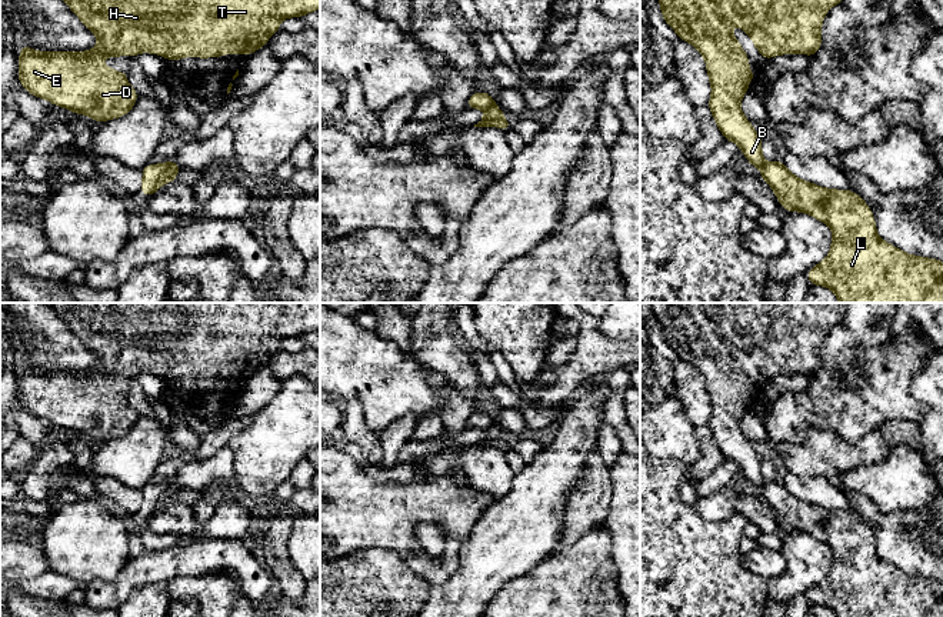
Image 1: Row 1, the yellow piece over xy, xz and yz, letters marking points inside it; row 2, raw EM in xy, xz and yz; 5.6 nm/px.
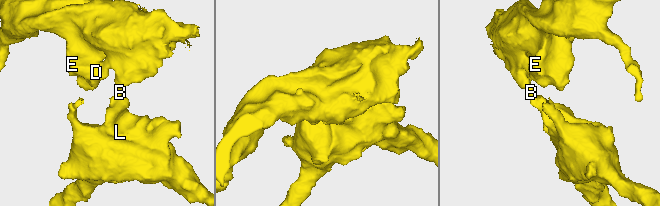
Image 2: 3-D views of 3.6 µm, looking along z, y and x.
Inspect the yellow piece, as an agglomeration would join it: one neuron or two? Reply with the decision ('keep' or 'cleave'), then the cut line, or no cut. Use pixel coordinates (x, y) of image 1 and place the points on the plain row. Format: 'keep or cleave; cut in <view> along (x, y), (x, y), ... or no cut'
cleave; cut in xy along (173, 482), (163, 493), (160, 504)

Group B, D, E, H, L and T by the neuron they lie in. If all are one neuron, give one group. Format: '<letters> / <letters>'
B D E H T / L

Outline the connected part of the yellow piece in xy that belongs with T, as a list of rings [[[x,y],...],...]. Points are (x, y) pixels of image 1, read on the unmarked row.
[[[51,303],[51,308],[97,356],[97,366],[89,371],[37,371],[23,364],[19,401],[30,414],[76,434],[86,434],[99,443],[123,437],[139,417],[127,401],[126,391],[101,384],[103,377],[154,373],[177,381],[181,377],[251,374],[267,366],[269,357],[280,350],[281,340],[303,337],[320,328],[320,303]]]

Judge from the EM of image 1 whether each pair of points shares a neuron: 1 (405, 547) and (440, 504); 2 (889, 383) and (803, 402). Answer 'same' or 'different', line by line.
1: same
2: same

